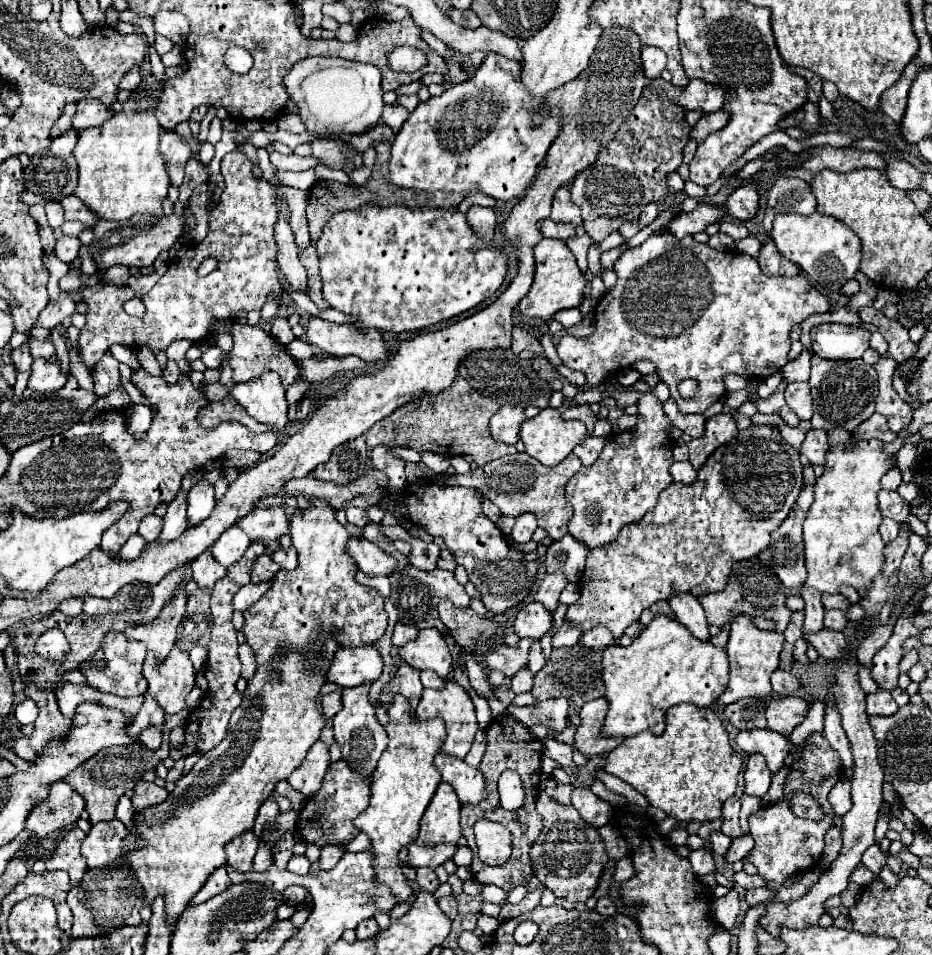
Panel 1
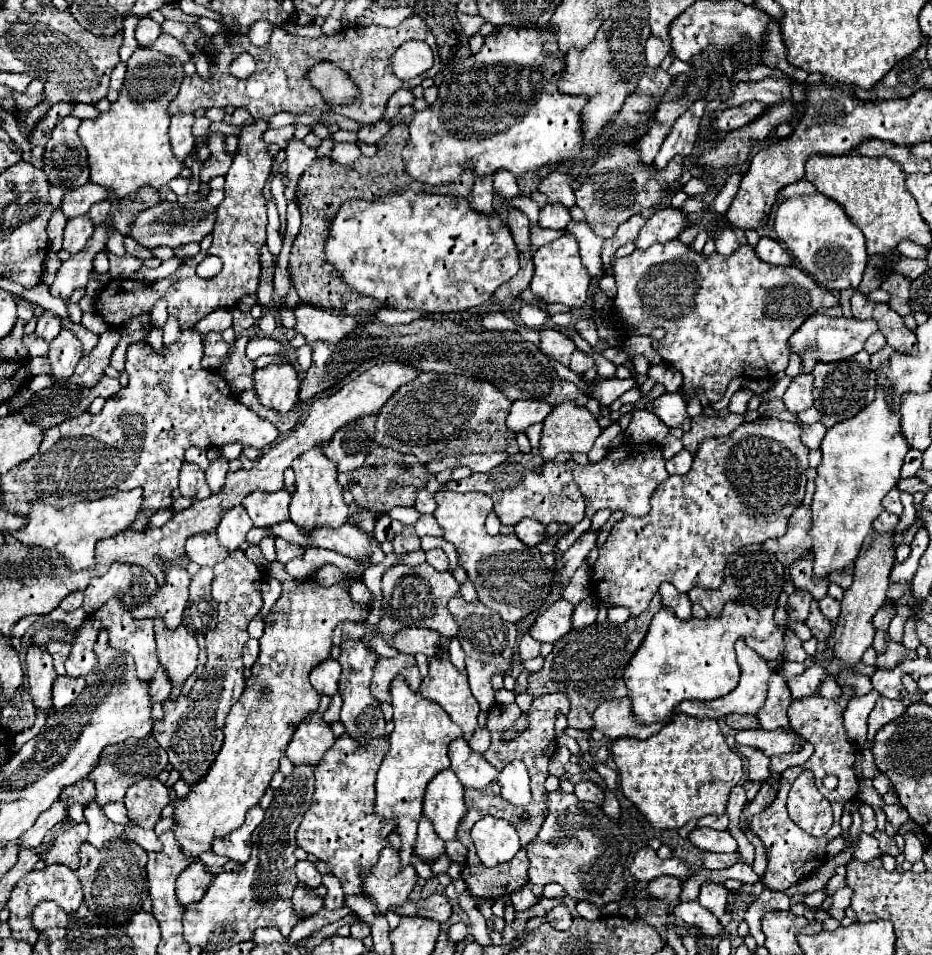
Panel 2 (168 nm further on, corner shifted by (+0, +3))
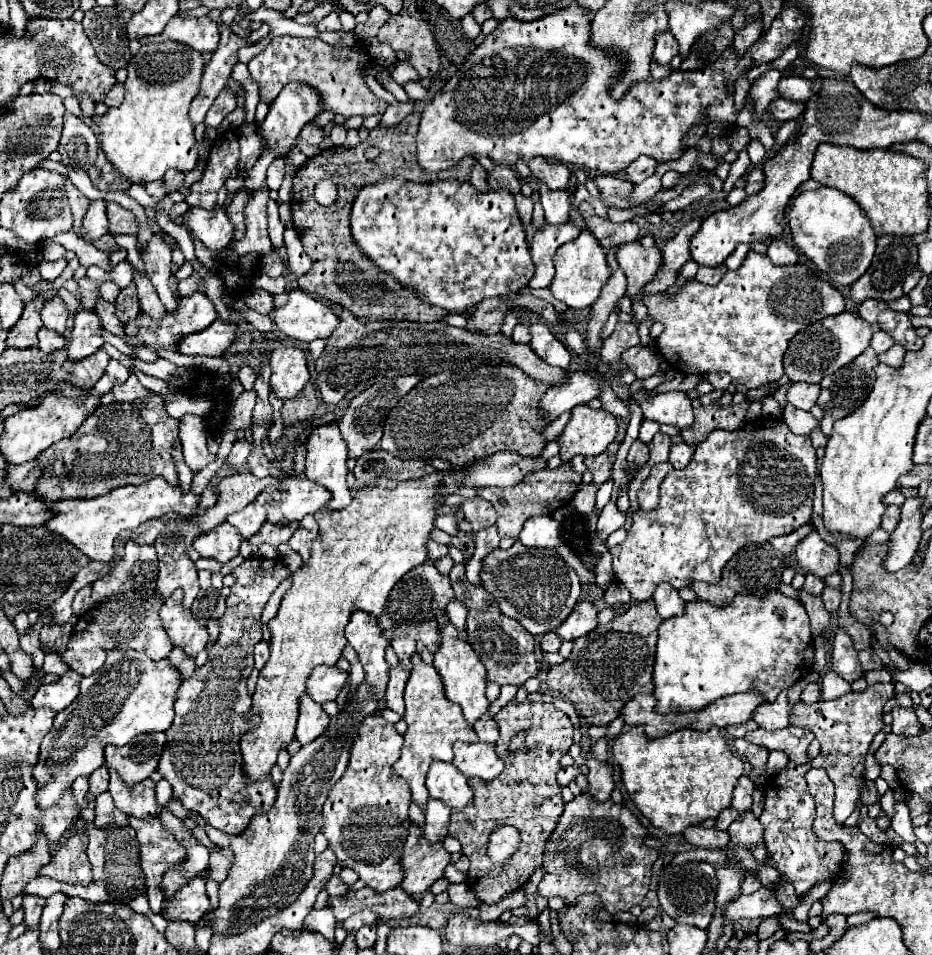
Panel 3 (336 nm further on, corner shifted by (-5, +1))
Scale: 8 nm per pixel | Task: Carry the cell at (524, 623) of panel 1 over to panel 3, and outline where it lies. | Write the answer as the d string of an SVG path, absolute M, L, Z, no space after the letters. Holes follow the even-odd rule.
M582 600L574 606L572 614L562 622L562 626L556 630L556 634L562 640L576 640L580 636L586 636L588 632L596 630L598 626L598 608L588 602Z

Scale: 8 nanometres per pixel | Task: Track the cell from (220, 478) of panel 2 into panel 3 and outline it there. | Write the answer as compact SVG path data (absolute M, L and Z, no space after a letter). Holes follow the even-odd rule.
M246 438L236 440L236 442L234 442L234 448L232 448L230 456L228 456L228 464L230 464L230 466L242 466L242 464L246 462L248 454L250 454L250 444L248 444L248 440L246 440Z

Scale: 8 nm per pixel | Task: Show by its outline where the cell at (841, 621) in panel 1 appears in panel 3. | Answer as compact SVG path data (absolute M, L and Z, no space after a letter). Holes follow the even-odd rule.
M830 586L824 588L822 600L824 600L828 612L836 612L836 610L838 610L838 606L840 606L840 596L842 596L840 588L830 588Z

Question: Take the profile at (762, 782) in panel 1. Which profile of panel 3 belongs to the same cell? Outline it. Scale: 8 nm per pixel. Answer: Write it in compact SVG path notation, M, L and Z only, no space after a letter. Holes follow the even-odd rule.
M744 738L734 740L734 748L736 748L736 752L738 752L746 762L750 762L750 766L752 766L752 768L764 766L764 764L766 764L766 760L768 760L768 750L766 750L764 746L750 744L750 742L746 742Z

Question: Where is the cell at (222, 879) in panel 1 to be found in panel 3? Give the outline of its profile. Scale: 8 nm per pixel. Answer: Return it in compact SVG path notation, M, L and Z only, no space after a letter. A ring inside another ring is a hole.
M196 876L188 880L184 886L180 886L180 890L168 902L164 902L162 916L168 922L184 920L184 922L198 924L204 912L208 910L208 906L210 900L206 894L206 880L202 876Z

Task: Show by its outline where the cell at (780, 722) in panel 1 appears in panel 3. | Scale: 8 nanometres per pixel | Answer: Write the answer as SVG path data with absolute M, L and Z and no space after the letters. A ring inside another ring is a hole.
M806 680L796 682L788 690L784 690L776 702L760 704L758 710L752 714L752 720L764 728L764 730L776 730L776 728L786 728L788 726L788 716L790 710L796 702L800 702L800 692L804 690Z

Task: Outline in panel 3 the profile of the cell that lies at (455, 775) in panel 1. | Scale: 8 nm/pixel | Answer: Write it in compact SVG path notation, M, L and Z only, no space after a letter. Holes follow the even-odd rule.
M456 742L454 744L454 760L452 764L464 772L468 778L484 778L484 780L492 780L496 778L502 770L504 770L504 762L498 758L496 754L496 746L494 744L488 744L488 742L474 742L474 744L468 744L468 742Z

